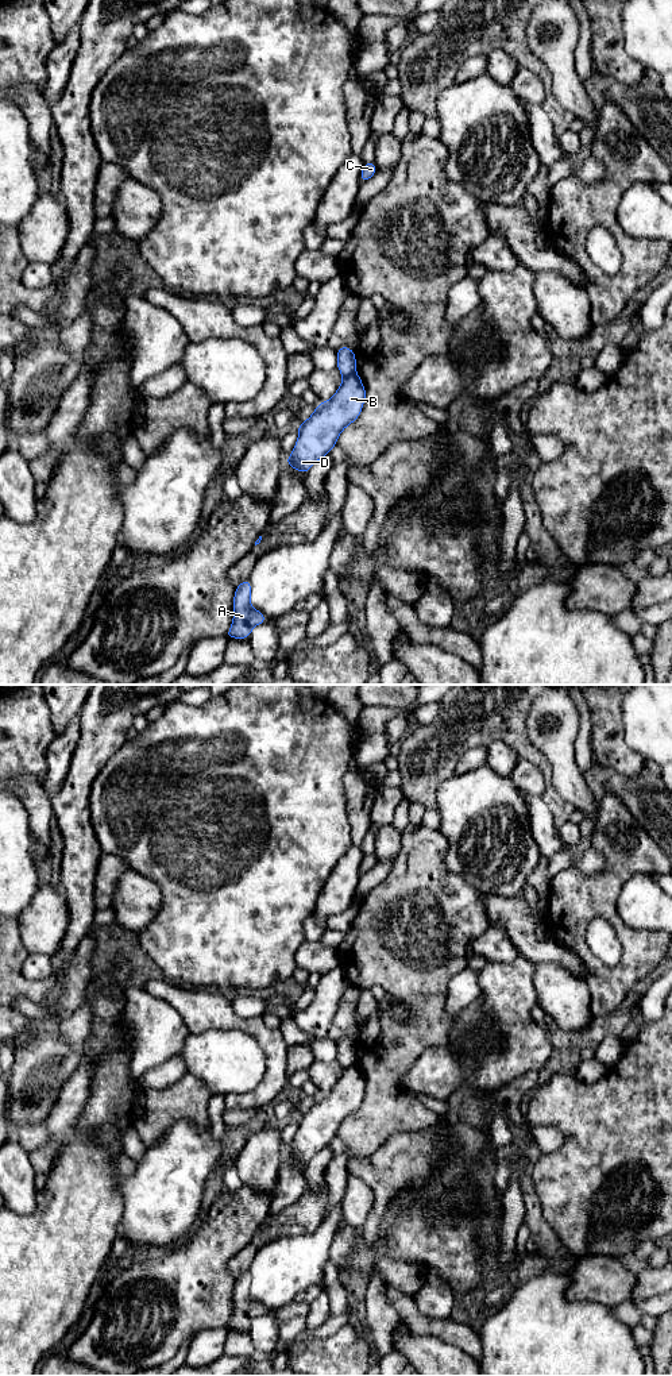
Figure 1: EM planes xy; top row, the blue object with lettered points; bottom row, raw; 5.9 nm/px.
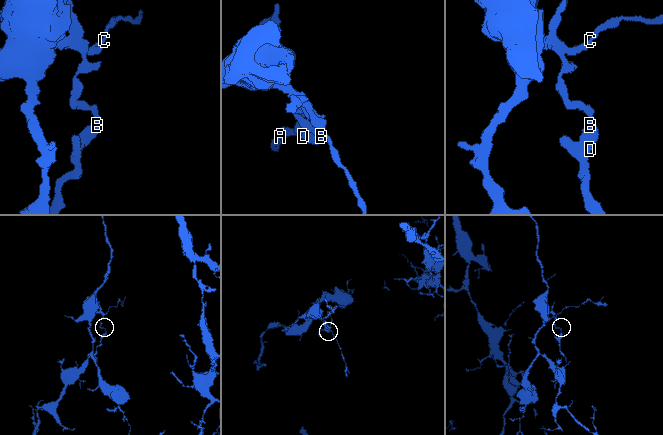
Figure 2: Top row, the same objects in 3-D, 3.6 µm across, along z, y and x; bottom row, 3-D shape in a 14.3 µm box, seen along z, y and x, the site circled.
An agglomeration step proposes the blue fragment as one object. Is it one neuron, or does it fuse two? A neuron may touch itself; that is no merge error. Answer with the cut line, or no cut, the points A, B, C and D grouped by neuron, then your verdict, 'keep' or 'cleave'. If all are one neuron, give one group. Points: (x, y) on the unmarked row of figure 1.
cut in xy along (354, 1063), (344, 1068); A B D / C; cleave

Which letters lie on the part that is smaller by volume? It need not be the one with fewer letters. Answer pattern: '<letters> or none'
A, B, D

